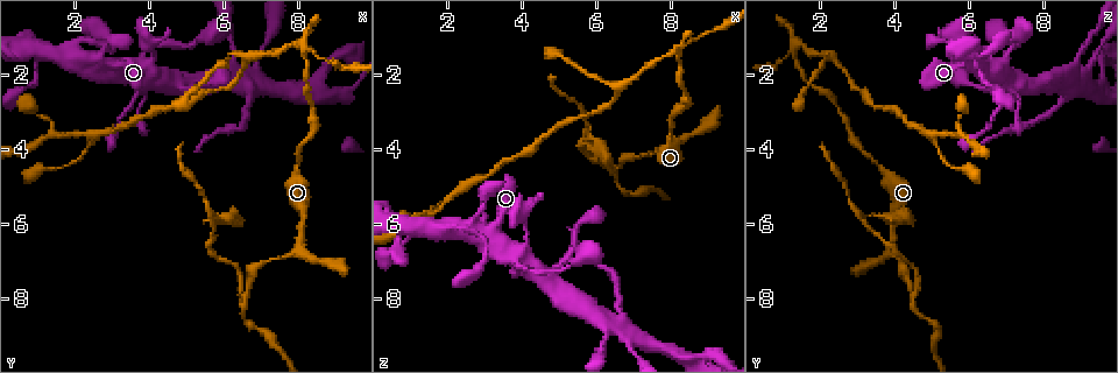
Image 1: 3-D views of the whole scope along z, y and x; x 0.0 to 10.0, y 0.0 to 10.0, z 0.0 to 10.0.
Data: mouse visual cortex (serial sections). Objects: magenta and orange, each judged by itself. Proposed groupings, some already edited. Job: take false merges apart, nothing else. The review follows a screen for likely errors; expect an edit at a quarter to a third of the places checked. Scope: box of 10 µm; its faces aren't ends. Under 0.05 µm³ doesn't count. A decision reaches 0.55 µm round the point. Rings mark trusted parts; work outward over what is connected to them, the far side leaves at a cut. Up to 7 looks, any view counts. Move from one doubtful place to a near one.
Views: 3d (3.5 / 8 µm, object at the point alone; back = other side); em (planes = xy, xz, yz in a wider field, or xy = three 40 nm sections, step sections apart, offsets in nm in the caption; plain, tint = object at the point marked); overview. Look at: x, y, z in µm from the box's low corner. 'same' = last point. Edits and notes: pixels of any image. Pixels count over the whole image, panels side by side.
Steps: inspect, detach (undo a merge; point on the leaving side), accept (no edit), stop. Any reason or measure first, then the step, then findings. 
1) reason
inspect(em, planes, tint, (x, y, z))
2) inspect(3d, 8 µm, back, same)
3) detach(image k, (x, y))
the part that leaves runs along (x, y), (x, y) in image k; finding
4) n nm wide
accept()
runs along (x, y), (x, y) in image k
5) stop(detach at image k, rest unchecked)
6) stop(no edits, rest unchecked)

sudden change in width
inspect(3d, 8 µm, back, (7.95, 4.35, 3.60))

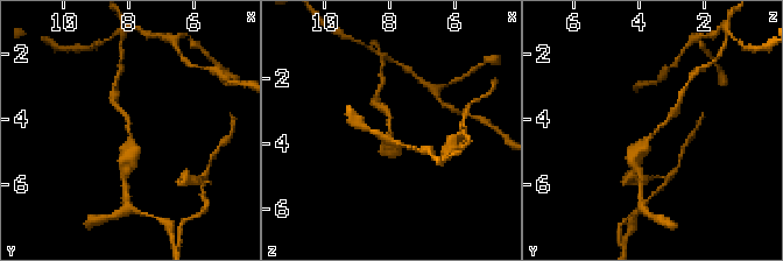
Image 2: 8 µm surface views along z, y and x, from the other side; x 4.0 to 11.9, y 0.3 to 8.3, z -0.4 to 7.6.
arms of 150, 300 nm
inspect(em, xy, step 1, tint, same)

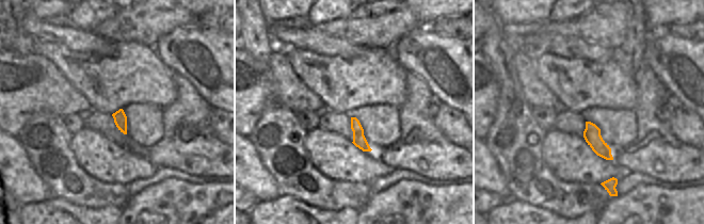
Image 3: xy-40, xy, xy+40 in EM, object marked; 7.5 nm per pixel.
accept()
runs along (632, 156), (641, 150), (675, 108) in image 2; one cell here

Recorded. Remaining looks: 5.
a fork
inspect(3d, 3.5 µm, (8.20, 1.40, 1.30))

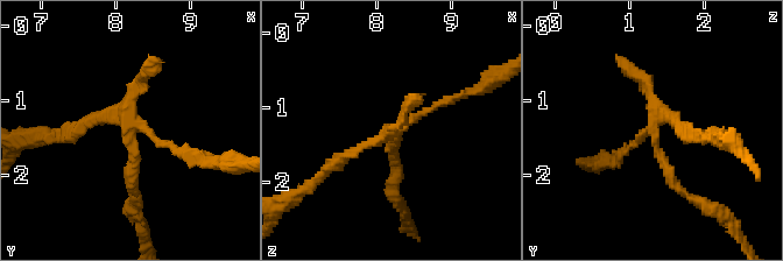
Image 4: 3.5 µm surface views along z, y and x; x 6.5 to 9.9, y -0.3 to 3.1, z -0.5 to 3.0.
now the EM
inspect(em, xy, step 3, tint, (8.15, 1.45, 1.35))

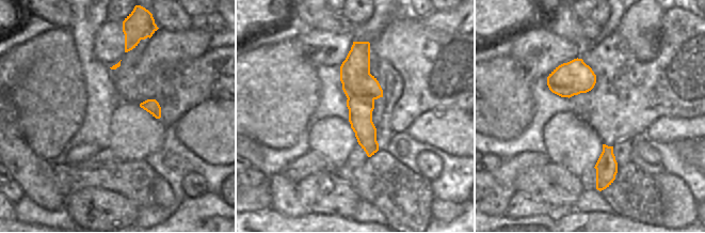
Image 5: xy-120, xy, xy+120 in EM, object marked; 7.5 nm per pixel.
detach(image 4, (84, 125))
the part that leaves runs along (118, 113), (40, 135) in image 4; two cells meet here

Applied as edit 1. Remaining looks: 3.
arms part here
inspect(3d, 8 µm, (6.70, 7.60, 4.45))

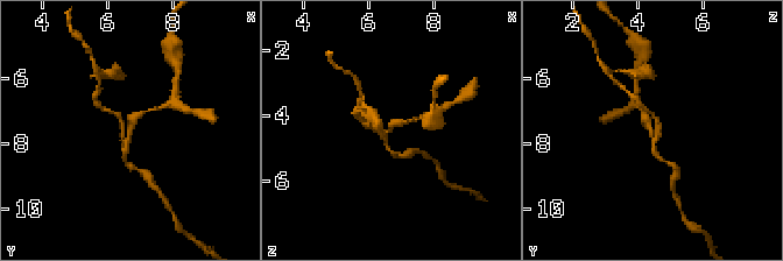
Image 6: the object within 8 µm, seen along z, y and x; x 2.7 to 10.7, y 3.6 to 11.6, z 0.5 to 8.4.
inspect(3d, 3.5 µm, same)

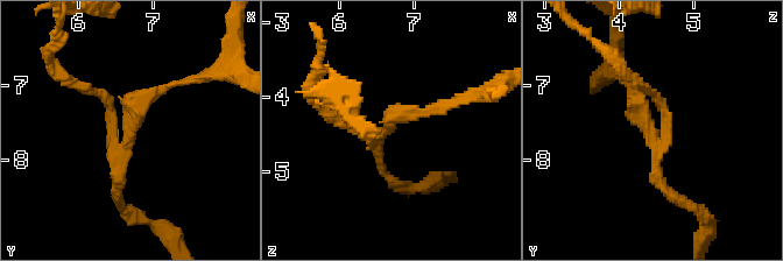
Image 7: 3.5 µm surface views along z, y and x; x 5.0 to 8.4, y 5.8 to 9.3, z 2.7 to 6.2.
3 arms; arms of 100, 150, 150 nm
inspect(em, xy, step 5, tint, (6.70, 7.55, 4.35))

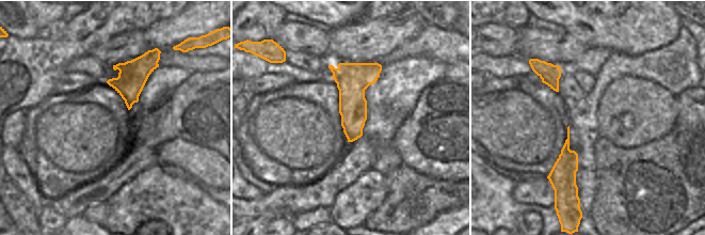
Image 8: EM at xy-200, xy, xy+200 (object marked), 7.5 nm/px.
detach(image 7, (704, 240))
the part that leaves runs along (658, 131), (662, 101), (616, 63) in image 7; two cells meet here

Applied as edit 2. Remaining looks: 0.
stop(detach at image 4, detach at image 7, rest unchecked)

